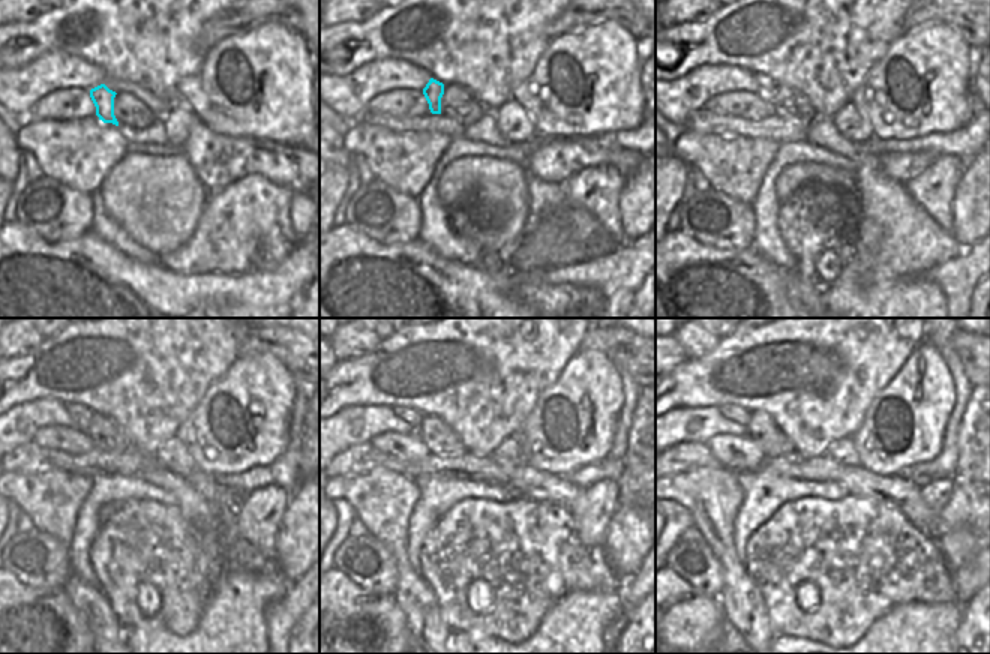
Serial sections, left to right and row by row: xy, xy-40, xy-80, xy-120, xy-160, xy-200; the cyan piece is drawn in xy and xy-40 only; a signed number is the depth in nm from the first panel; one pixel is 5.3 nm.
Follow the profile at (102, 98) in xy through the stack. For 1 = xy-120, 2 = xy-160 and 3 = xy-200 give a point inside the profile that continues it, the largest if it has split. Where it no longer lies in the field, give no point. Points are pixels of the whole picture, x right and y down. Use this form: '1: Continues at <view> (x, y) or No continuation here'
1: Continues at xy-120 (83, 416)
2: Continues at xy-160 (410, 416)
3: Continues at xy-200 (734, 413).

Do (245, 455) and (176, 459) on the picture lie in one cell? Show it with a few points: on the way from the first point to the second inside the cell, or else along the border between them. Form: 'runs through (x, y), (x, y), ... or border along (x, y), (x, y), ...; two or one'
border along (176, 435), (197, 468); two

